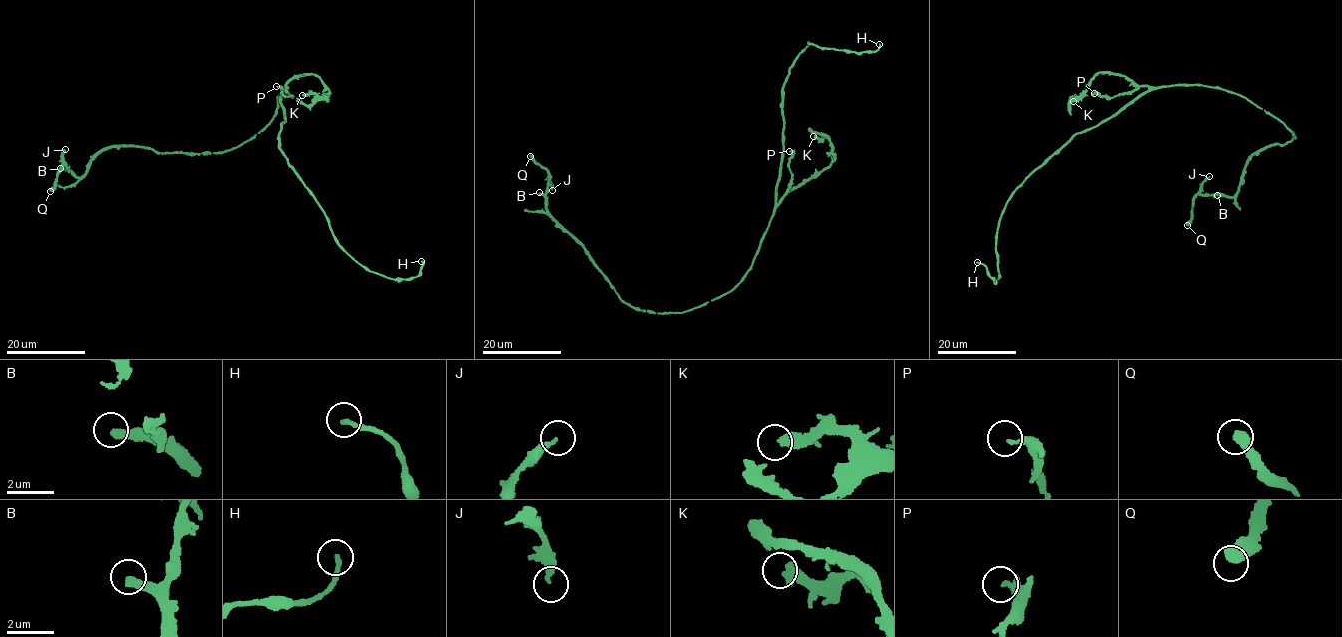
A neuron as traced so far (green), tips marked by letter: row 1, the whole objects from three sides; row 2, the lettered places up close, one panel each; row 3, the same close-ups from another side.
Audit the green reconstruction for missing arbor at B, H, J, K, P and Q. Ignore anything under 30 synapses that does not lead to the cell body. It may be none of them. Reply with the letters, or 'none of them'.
B

